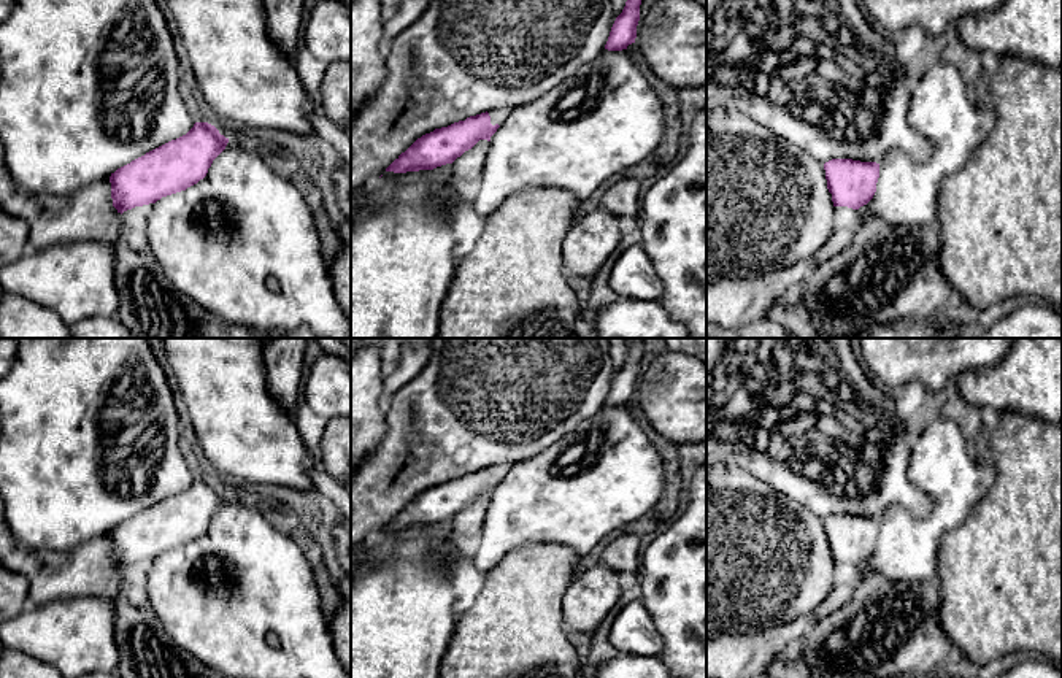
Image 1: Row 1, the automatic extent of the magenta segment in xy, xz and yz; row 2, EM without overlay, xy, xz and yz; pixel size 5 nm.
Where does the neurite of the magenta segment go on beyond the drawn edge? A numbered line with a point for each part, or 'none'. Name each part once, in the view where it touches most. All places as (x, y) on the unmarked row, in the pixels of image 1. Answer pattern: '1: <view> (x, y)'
none

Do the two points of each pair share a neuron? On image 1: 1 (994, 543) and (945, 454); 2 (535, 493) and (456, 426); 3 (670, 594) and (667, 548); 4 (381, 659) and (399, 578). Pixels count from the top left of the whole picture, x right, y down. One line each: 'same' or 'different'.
1: different
2: different
3: same
4: same

